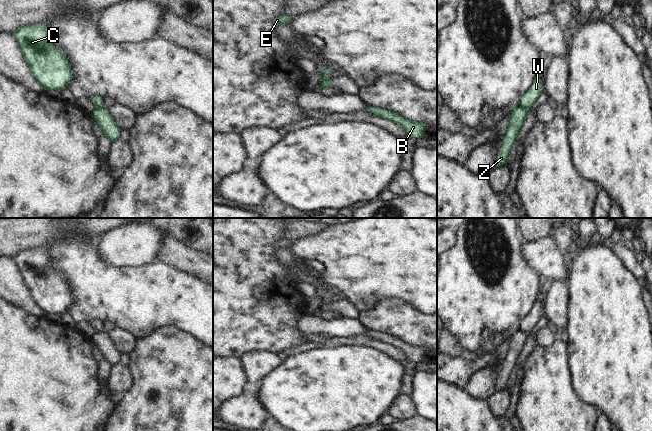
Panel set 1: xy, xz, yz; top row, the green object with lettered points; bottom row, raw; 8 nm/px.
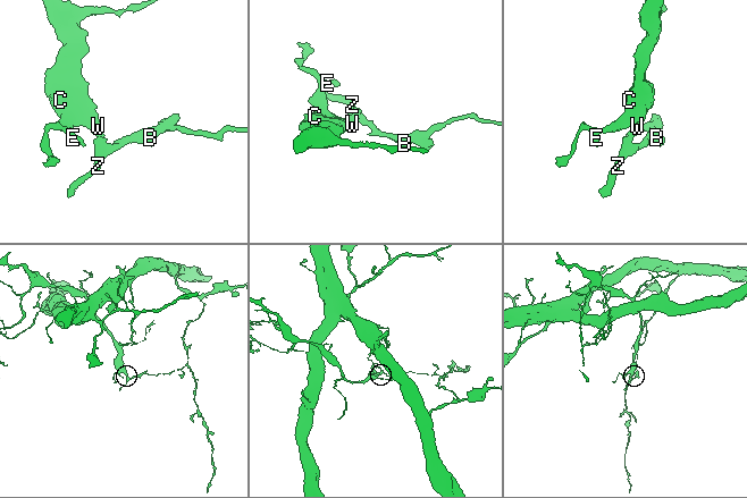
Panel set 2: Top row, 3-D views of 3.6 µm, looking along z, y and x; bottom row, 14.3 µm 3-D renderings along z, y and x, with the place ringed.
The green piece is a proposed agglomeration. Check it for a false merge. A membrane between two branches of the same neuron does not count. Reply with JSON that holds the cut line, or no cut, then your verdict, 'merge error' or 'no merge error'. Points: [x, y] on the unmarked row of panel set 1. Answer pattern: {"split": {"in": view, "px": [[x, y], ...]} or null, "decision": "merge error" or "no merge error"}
{"split": {"in": "xz", "px": [[320, 303], [330, 305]]}, "decision": "merge error"}

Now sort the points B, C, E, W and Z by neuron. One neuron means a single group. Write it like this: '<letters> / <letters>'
B Z / C E W

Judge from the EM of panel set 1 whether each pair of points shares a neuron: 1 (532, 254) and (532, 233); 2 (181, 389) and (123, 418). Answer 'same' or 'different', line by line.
1: different
2: same

